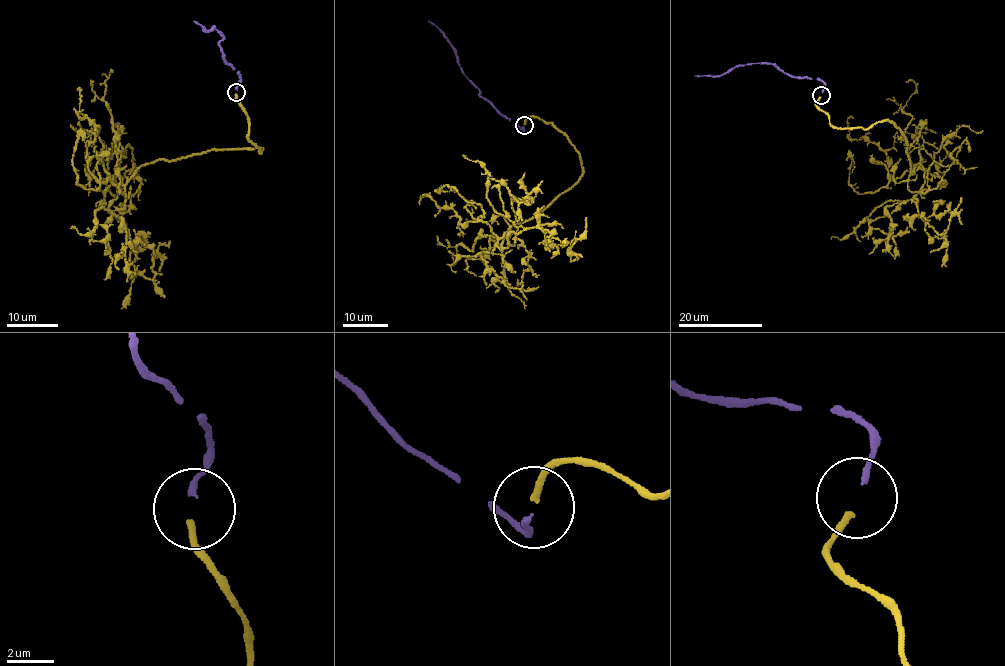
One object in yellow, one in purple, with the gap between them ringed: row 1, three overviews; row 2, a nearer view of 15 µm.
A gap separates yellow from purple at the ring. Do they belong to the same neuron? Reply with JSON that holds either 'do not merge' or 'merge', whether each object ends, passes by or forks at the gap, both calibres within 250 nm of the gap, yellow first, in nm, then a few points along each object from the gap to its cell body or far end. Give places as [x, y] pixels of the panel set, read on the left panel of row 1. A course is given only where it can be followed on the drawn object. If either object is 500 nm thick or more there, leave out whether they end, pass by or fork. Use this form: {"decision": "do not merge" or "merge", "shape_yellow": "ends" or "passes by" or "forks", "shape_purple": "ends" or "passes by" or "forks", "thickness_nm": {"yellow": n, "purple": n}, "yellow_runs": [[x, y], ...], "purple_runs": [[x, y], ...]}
{"decision": "merge", "shape_yellow": "ends", "shape_purple": "ends", "thickness_nm": {"yellow": 280, "purple": 240}, "yellow_runs": [[236, 94], [260, 153], [145, 163], [117, 176], [108, 210], [123, 224], [102, 207], [92, 232], [70, 228]], "purple_runs": [[237, 90], [240, 79], [224, 59], [219, 42], [223, 36], [214, 26], [207, 31], [194, 21]]}

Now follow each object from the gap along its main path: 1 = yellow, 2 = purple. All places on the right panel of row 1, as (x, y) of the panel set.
1: (821, 97), (837, 128), (893, 124), (924, 180), (916, 204), (886, 201), (831, 239)
2: (822, 92), (823, 83), (819, 80), (792, 77), (771, 64), (748, 63), (735, 65), (720, 75), (695, 76)

